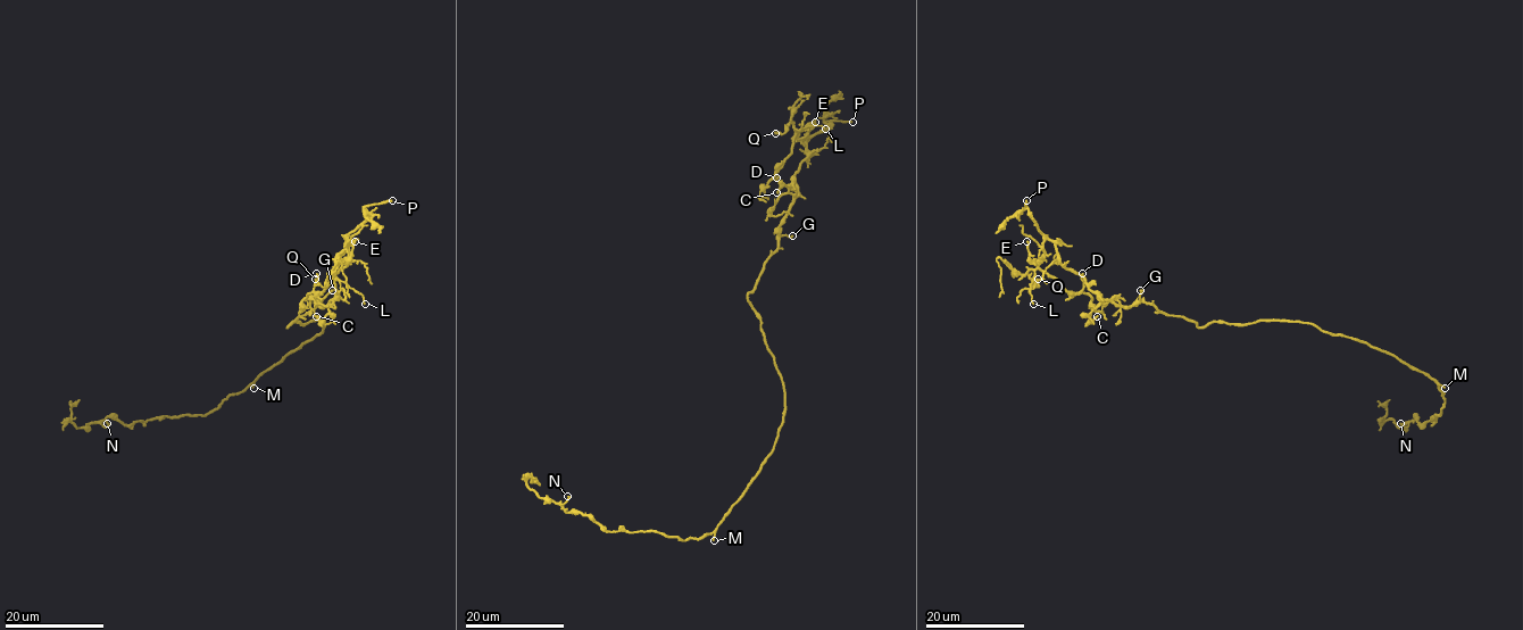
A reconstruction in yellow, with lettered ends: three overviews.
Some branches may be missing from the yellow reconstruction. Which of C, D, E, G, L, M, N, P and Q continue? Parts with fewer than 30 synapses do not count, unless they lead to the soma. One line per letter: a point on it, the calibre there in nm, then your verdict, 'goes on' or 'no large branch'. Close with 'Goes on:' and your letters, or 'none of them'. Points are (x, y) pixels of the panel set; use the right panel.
C: (1097, 316) | 160 nm | no large branch
D: (1082, 273) | 100 nm | no large branch
E: (1026, 241) | 90 nm | no large branch
G: (1140, 290) | 100 nm | no large branch
L: (1033, 304) | 100 nm | no large branch
M: (1445, 388) | 80 nm | no large branch
N: (1400, 423) | 110 nm | no large branch
P: (1026, 200) | 190 nm | goes on
Q: (1038, 279) | 120 nm | no large branch
Goes on: P

